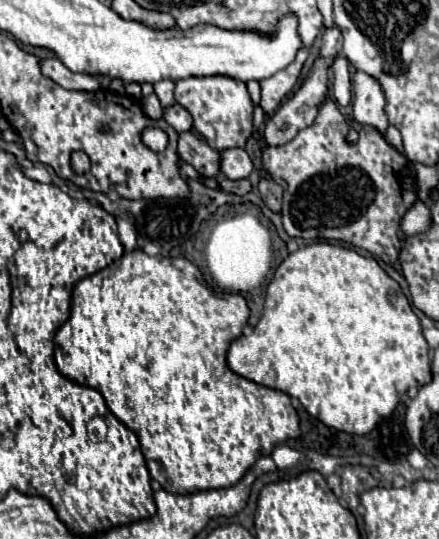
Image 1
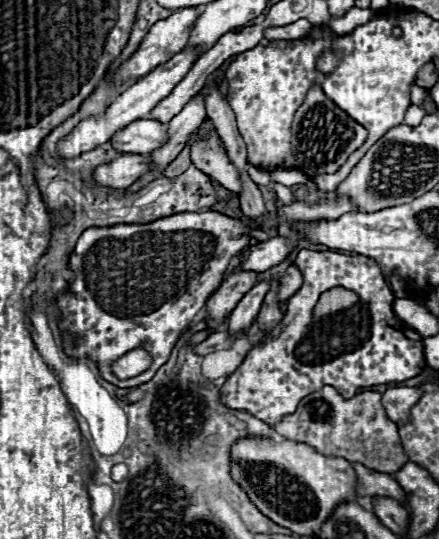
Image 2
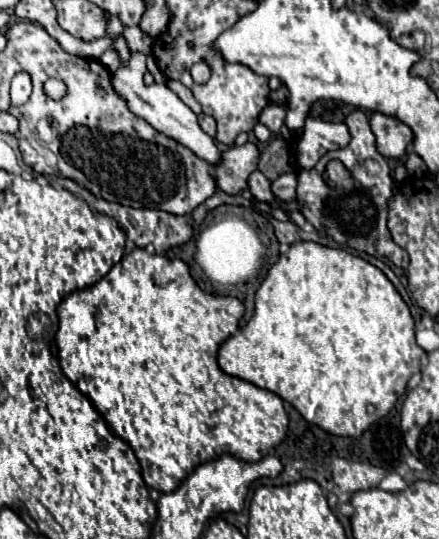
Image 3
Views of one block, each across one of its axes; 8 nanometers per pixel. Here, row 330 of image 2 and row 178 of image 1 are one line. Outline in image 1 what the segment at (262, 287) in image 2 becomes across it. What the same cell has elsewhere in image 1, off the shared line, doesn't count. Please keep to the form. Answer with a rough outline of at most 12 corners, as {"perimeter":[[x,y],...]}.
{"perimeter":[[244,148],[220,152],[220,172],[230,180],[248,178],[252,160]]}

